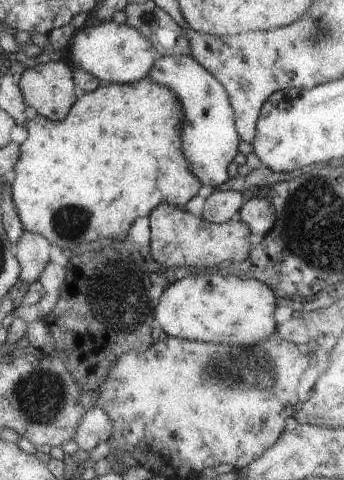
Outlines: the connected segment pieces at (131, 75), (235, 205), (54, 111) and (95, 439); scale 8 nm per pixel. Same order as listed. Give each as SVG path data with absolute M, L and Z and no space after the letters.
M112 20L78 28L67 47L72 64L88 71L94 78L99 78L102 84L126 84L146 78L159 57L157 49L144 35L126 23L115 23Z
M213 190L204 202L201 217L211 223L222 224L237 217L244 204L244 196L233 190Z
M48 61L33 68L27 68L21 73L19 87L27 106L32 106L37 114L51 121L61 121L66 118L79 95L72 76L73 69L66 62Z
M93 406L80 417L73 440L80 450L90 453L100 442L109 439L112 429L108 415L100 407Z

